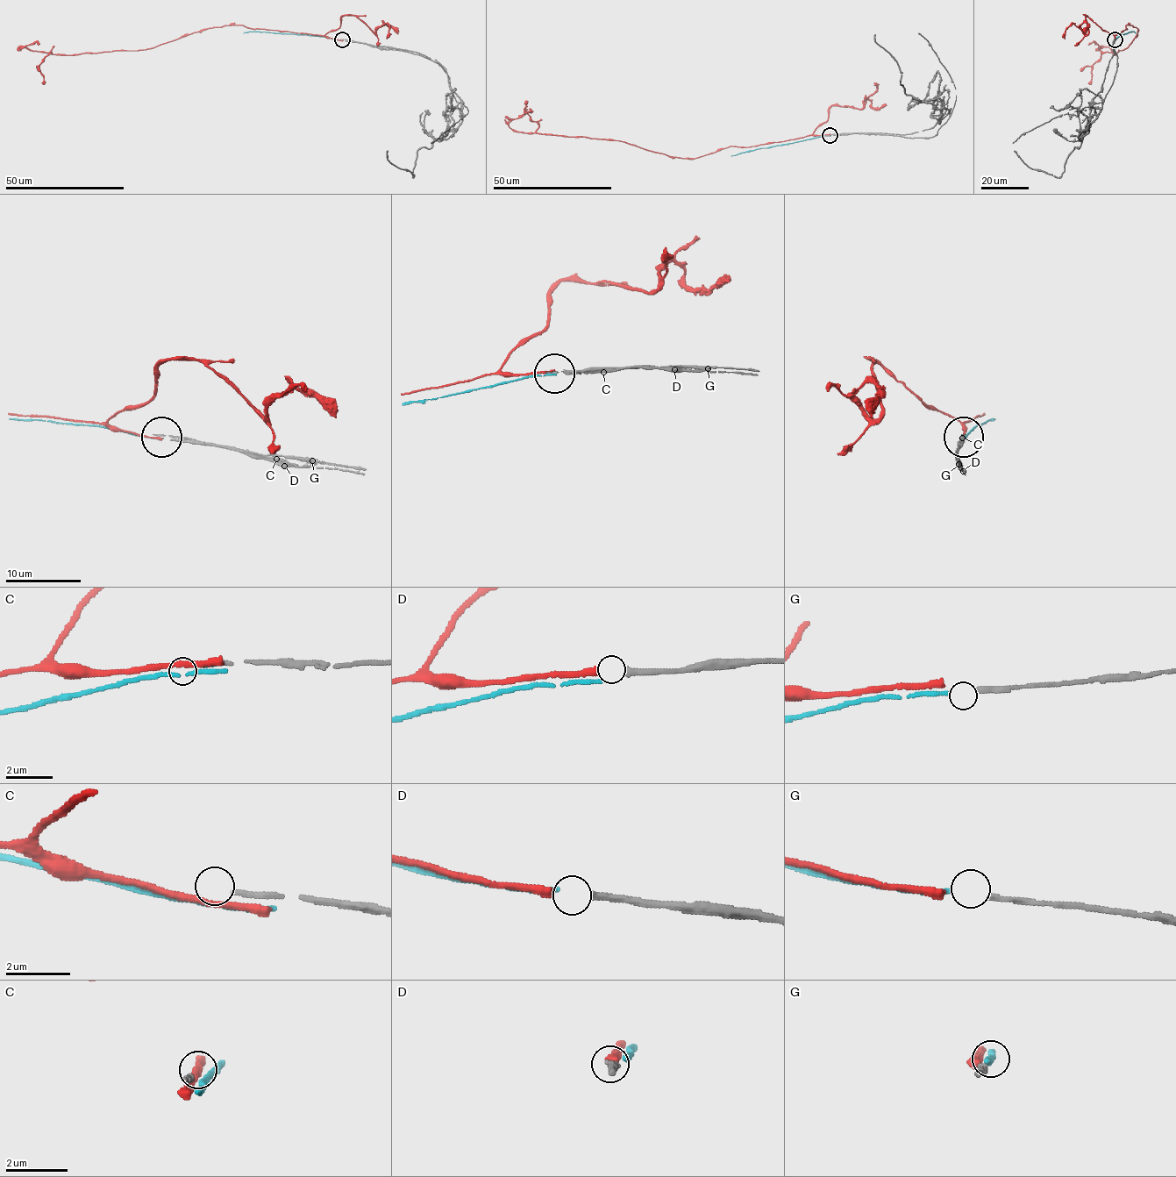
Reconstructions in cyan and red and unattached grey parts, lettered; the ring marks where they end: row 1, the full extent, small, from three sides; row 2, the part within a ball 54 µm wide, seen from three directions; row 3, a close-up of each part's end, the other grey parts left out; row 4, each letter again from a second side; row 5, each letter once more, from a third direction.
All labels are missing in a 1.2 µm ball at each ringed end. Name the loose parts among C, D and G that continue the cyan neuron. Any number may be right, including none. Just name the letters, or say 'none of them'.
G

